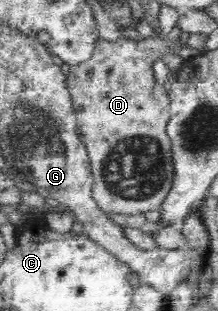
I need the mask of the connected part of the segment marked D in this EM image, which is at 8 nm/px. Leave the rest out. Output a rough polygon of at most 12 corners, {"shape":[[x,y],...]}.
{"shape":[[98,36],[65,71],[106,213],[160,208],[175,167],[152,67],[188,45]]}

